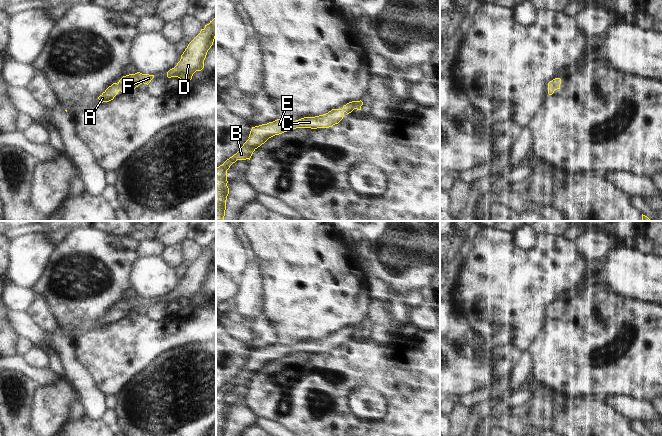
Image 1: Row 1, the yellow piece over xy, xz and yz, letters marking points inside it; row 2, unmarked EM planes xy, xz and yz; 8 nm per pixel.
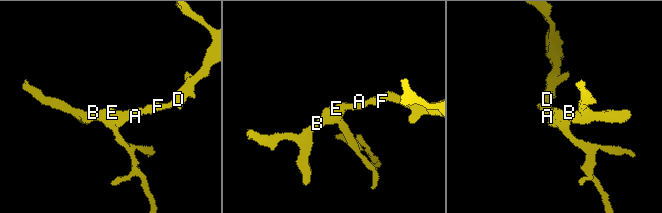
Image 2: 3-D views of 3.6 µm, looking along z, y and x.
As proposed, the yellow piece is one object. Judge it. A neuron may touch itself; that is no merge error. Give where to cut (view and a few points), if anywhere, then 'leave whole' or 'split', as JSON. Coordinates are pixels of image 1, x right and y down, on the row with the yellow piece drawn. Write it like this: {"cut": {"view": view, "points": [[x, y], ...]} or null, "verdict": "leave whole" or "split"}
{"cut": null, "verdict": "leave whole"}

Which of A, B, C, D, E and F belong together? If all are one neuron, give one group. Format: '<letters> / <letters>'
A B C D E F

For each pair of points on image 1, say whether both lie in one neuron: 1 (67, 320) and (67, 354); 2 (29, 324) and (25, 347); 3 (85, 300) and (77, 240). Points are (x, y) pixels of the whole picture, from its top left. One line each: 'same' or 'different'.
1: different
2: different
3: same

